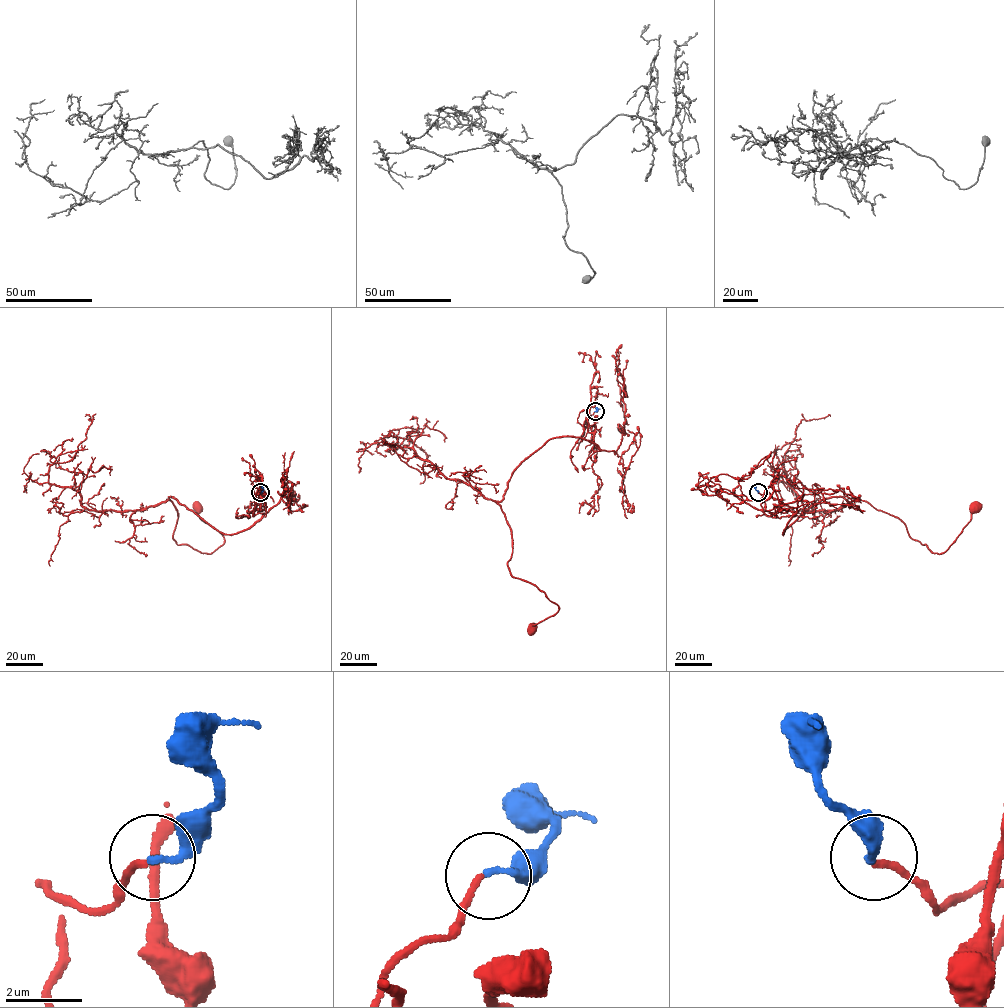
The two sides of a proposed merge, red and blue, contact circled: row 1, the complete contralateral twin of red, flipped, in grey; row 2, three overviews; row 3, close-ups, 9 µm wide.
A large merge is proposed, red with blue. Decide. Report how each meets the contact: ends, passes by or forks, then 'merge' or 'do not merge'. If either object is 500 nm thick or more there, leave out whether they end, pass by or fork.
red ends; blue ends; merge

